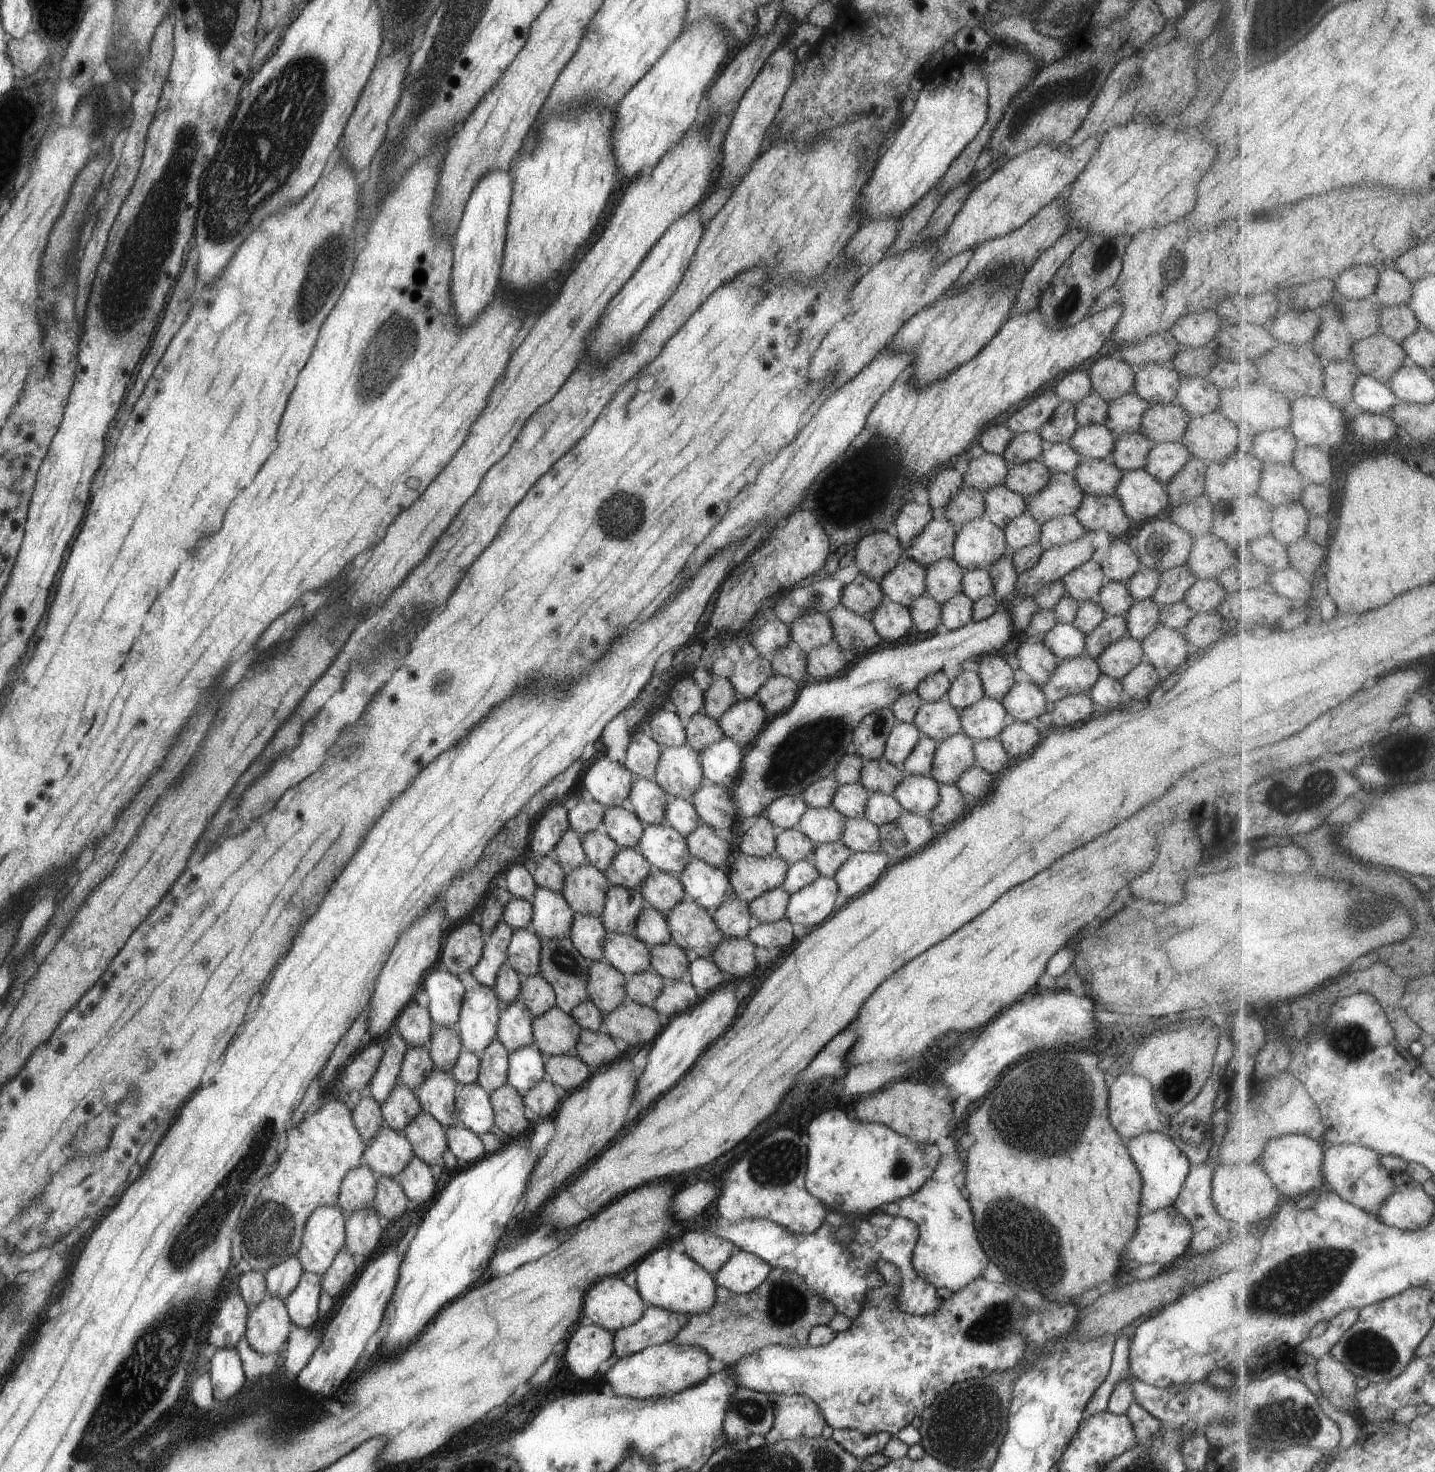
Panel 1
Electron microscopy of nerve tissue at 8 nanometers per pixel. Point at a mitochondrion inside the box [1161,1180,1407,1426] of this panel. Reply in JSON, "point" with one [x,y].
{"point":[1302,1283]}

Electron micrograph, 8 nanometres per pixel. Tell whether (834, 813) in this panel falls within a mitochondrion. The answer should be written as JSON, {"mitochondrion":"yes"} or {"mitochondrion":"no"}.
{"mitochondrion":"no"}

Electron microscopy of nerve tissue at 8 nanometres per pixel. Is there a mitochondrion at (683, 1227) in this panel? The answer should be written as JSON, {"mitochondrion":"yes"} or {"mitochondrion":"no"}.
{"mitochondrion":"no"}

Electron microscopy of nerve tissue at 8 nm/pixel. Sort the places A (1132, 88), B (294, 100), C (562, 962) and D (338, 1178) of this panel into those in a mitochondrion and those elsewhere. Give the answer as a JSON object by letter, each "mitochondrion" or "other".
{"A":"mitochondrion","B":"mitochondrion","C":"mitochondrion","D":"other"}

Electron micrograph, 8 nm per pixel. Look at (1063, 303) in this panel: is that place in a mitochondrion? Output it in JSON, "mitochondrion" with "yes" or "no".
{"mitochondrion":"yes"}

